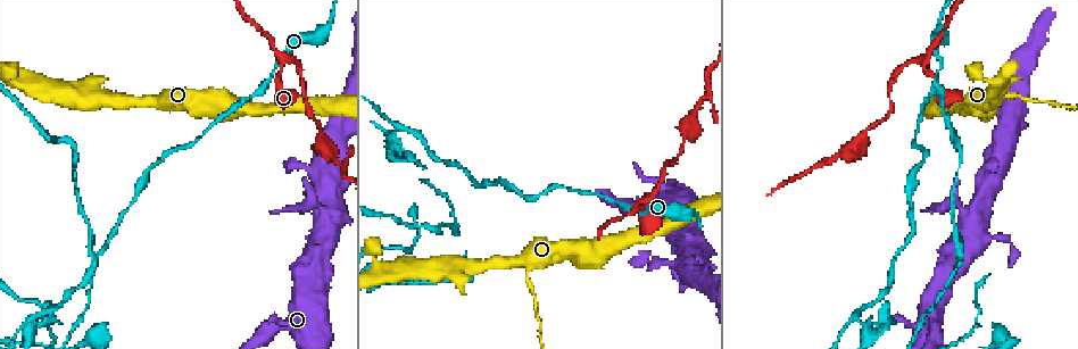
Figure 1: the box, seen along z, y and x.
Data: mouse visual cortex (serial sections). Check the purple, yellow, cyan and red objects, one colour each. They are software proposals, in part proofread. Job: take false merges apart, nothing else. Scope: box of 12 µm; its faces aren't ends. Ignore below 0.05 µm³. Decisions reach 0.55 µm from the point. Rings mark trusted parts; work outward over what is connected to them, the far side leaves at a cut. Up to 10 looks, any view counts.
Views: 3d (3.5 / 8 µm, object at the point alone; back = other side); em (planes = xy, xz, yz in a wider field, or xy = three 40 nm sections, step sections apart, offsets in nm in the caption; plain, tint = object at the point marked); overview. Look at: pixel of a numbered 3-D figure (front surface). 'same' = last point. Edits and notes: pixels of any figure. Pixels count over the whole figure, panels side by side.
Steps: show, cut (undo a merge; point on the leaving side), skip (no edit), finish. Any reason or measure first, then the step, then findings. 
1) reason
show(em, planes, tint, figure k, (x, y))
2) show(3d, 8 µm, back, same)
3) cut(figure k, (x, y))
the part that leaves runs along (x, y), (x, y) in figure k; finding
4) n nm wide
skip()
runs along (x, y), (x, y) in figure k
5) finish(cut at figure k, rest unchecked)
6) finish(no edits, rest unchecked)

arms part here
show(3d, 3.5 µm, figure 1, (648, 195))

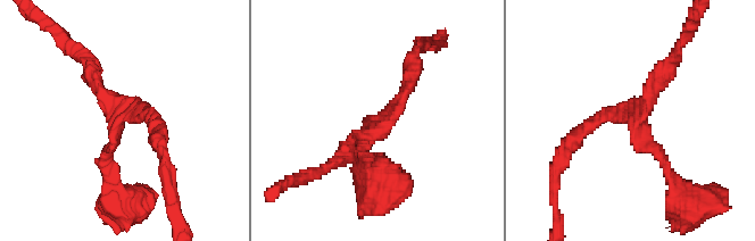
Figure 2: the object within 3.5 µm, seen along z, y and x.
show(em, planes, tint, figure 2, (372, 124))

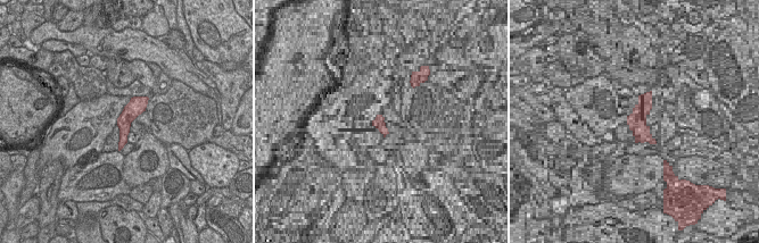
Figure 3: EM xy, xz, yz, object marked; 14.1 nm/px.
3 arms
skip()
runs along (145, 99), (125, 118), (121, 144) in figure 3; one cell here

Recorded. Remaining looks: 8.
arms part here
show(3d, 3.5 µm, figure 1, (857, 143))

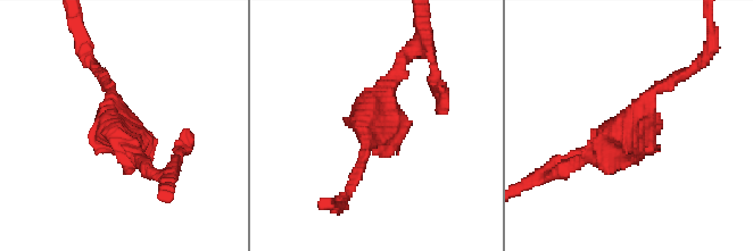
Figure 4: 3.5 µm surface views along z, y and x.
show(em, planes, tint, figure 4, (636, 122))

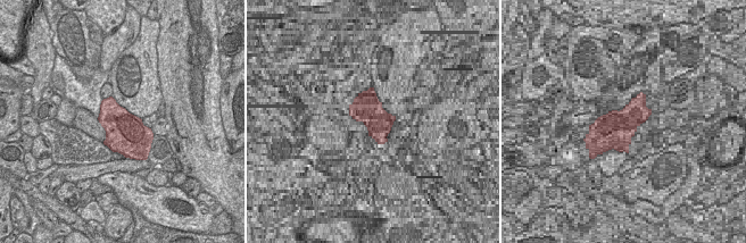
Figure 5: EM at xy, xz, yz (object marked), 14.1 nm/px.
550 nm wide
skip()
runs along (685, 73), (580, 160) in figure 4; one cell here

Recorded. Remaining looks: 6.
thick turns thin
show(3d, 3.5 µm, figure 1, (980, 240))

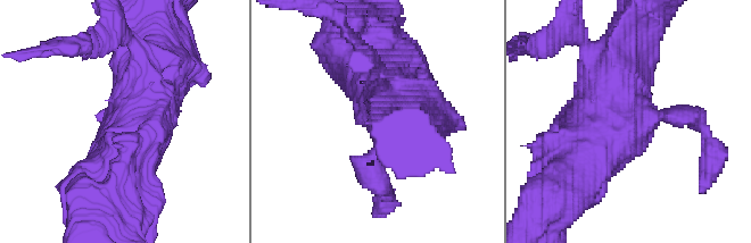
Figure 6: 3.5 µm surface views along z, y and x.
show(em, xy, step 1, tint, figure 6, (639, 122))

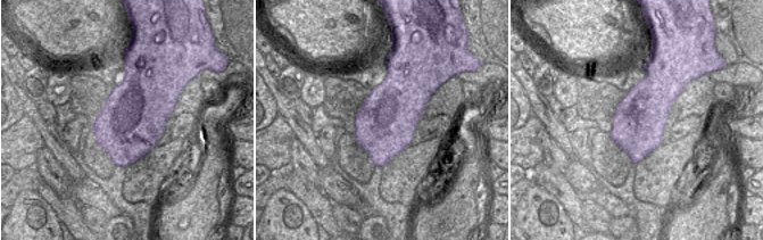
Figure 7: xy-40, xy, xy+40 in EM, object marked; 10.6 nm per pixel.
show(em, xy, step 5, tint, same)

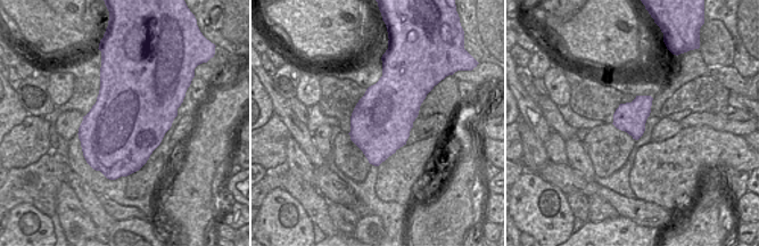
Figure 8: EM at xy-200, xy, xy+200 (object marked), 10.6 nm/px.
650 nm wide
skip()
runs along (592, 141), (610, 106), (703, 127) in figure 6; continuous, no second cell

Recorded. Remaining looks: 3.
four arms meet
show(3d, 3.5 µm, figure 1, (93, 90))

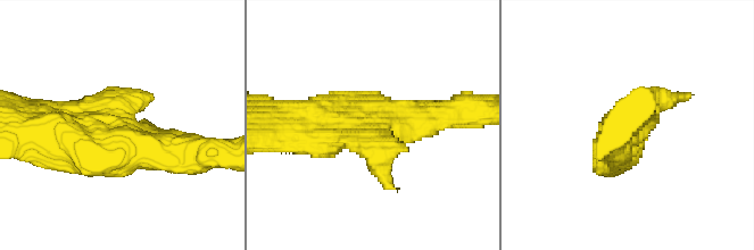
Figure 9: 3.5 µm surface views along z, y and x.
4 arms; arms of 350, 350, 400, 500 nm; need the tissue
show(em, xy, step 1, tint, figure 9, (369, 126))

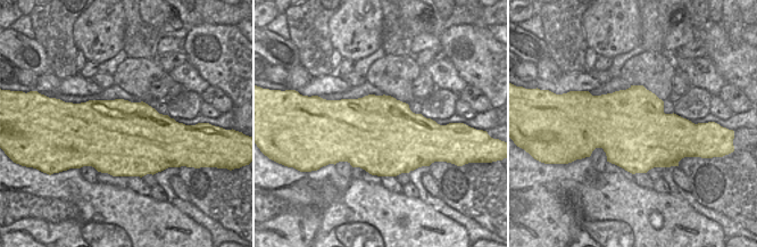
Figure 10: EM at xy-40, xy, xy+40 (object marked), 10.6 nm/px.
skip()
runs along (202, 151), (93, 148), (48, 134) in figure 9; continuous, no second cell

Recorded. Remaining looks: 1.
finish(no edits, rest unchecked)

